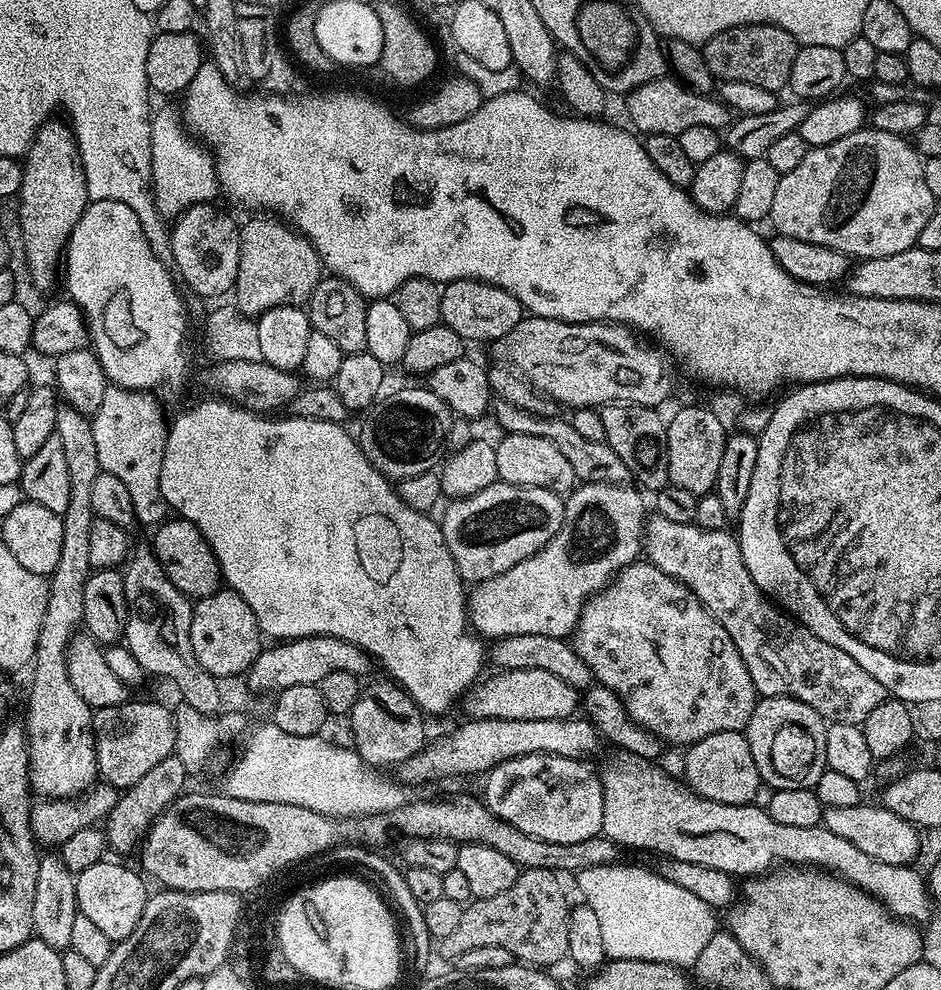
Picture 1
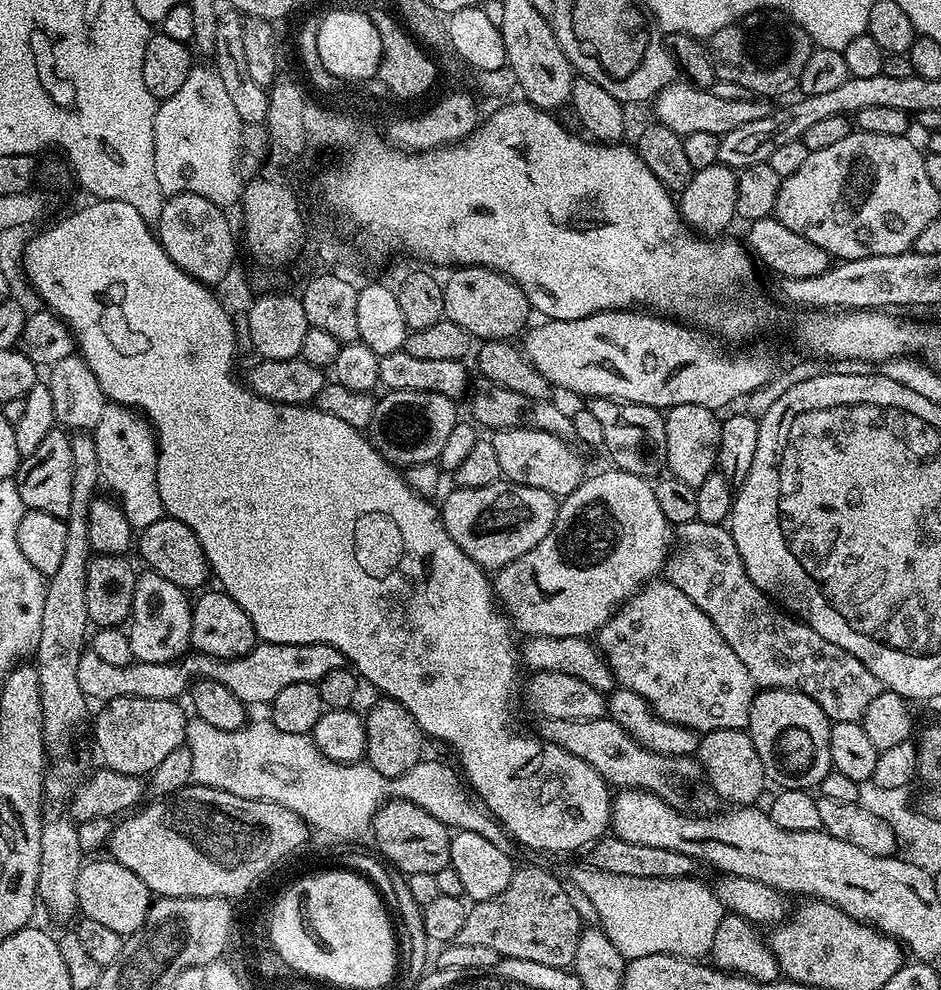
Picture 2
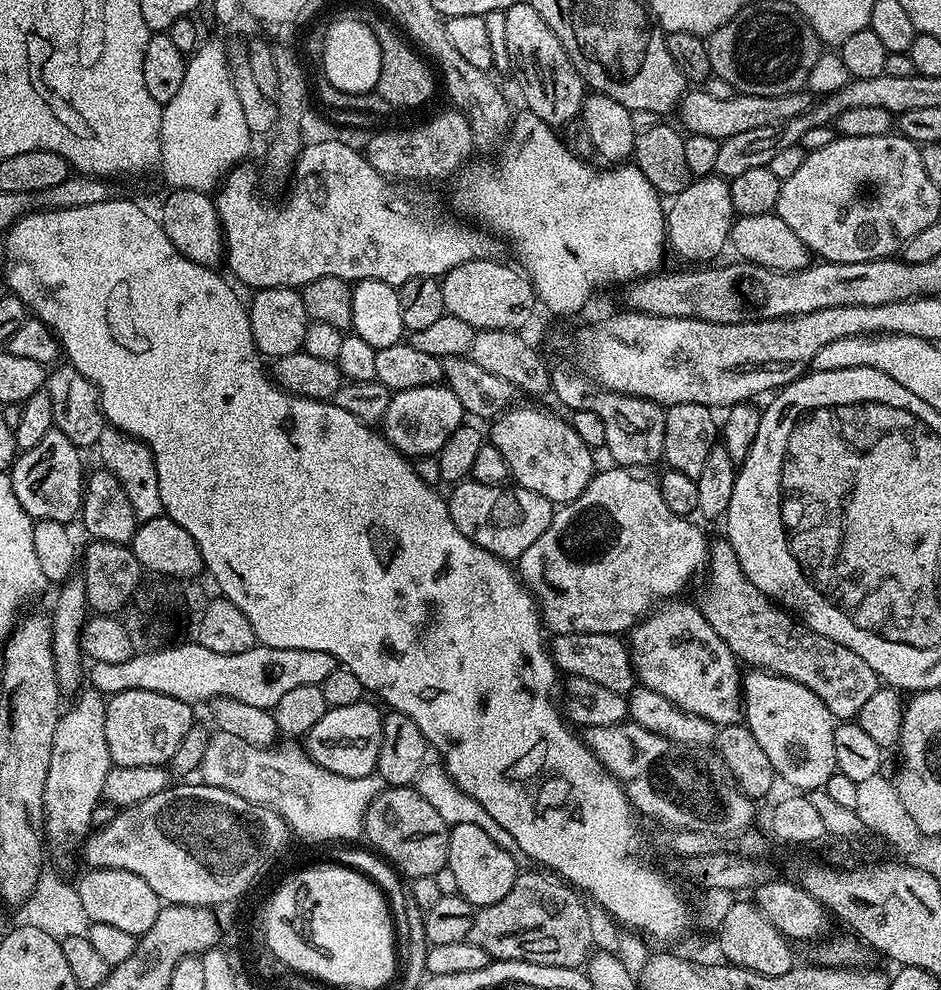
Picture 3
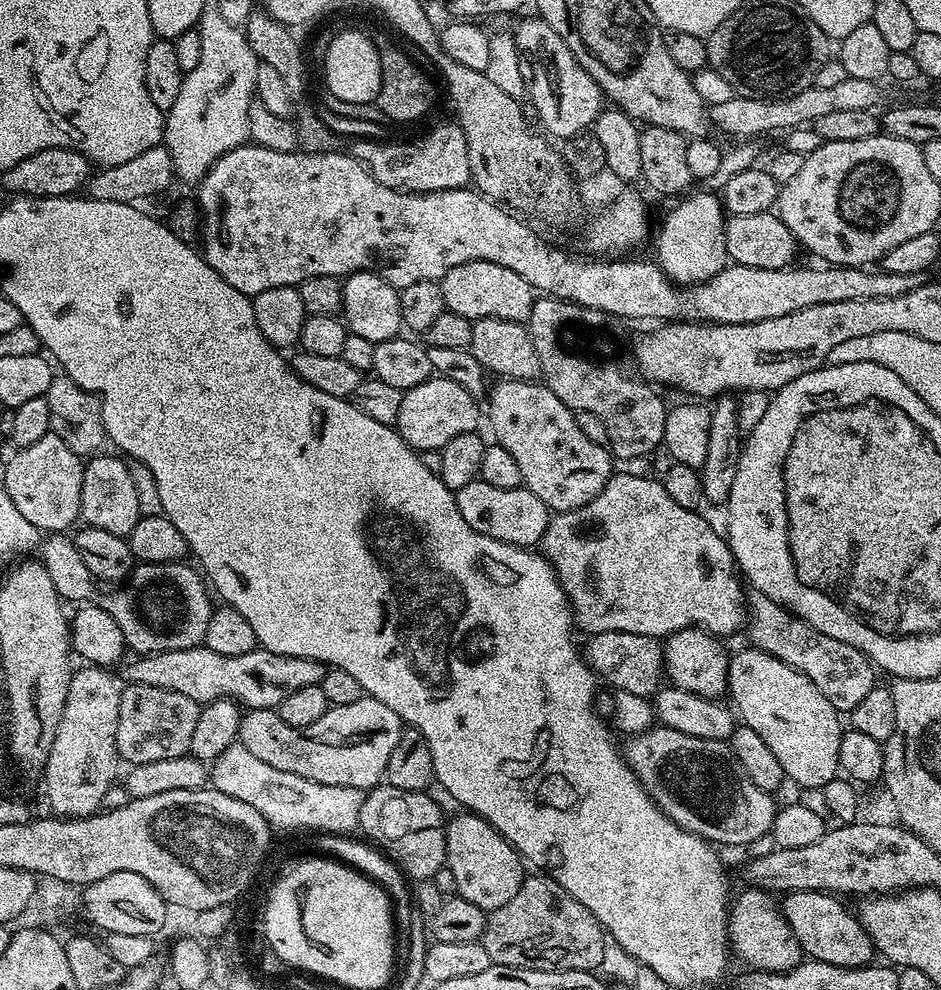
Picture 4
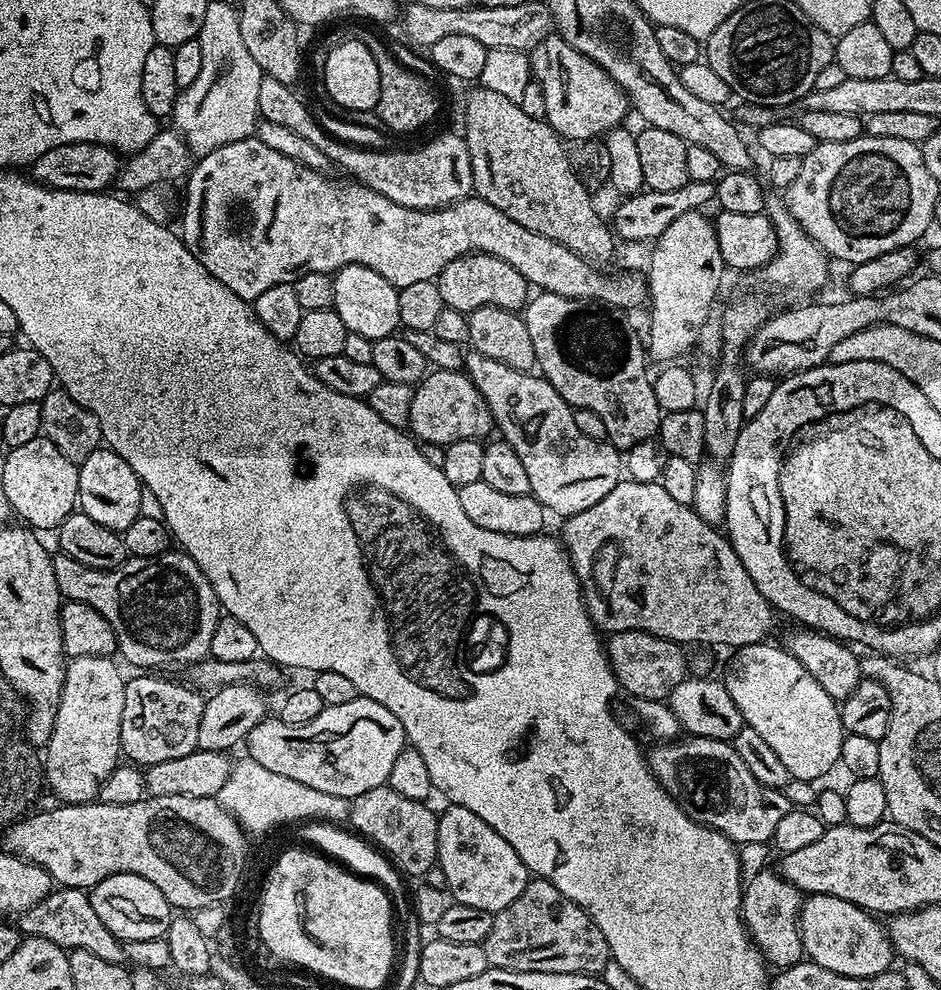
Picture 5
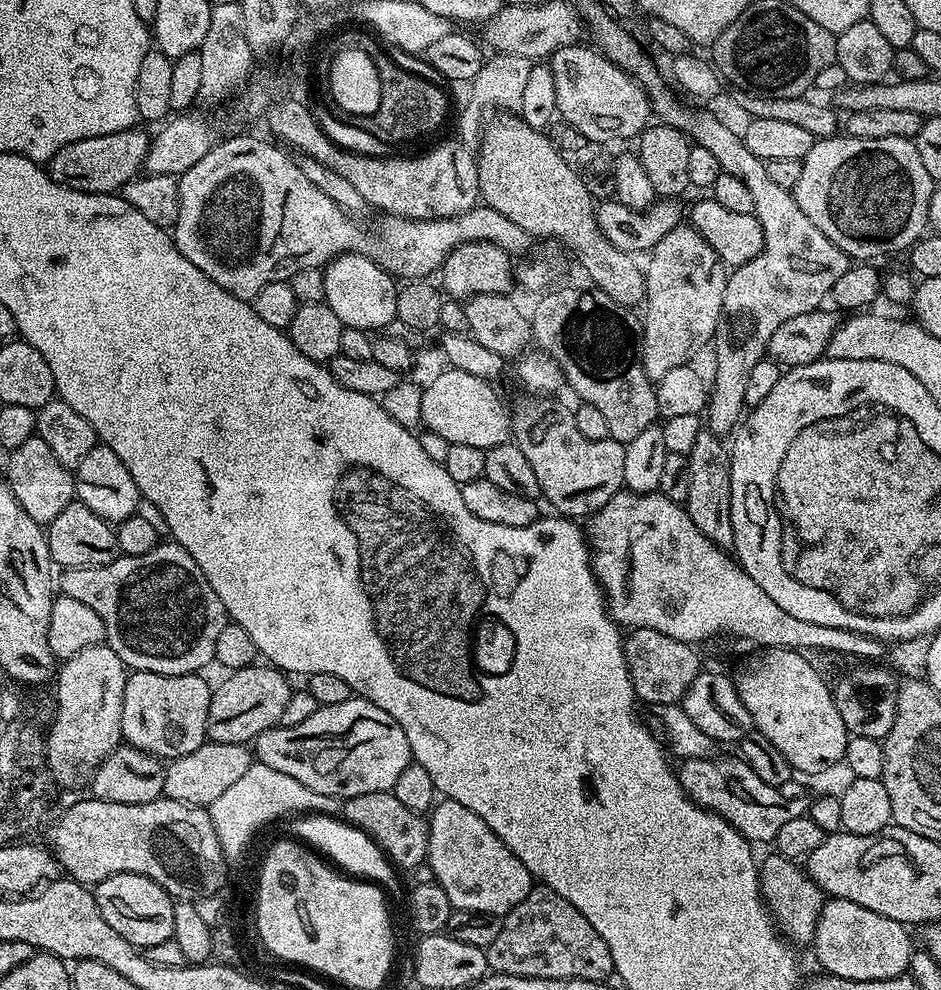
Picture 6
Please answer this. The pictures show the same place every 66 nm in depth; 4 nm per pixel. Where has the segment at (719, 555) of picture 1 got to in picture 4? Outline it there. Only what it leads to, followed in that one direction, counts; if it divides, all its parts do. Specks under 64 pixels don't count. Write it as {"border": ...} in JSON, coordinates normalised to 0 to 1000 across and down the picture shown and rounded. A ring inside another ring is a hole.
{"border":[[[800,597],[793,606],[793,639],[794,649],[800,655],[818,661],[835,673],[844,673],[886,713],[894,721],[903,721],[920,701],[925,701],[927,695],[932,694],[932,676],[927,668],[921,667],[916,660],[908,657],[908,653],[899,653],[899,648],[891,648],[891,644],[882,644],[882,640],[874,640],[874,636],[865,636],[855,626],[837,618],[830,610],[824,610],[814,600]]]}

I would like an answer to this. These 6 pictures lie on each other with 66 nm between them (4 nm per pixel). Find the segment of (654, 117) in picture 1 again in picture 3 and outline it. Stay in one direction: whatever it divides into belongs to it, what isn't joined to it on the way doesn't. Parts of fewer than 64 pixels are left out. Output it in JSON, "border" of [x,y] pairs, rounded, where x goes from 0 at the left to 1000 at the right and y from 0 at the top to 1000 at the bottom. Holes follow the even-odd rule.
{"border":[[[731,91],[721,106],[724,121],[722,124],[728,134],[750,135],[750,139],[767,142],[793,131],[806,131],[806,127],[832,127],[840,119],[848,119],[853,113],[859,112],[864,104],[864,98],[854,91],[830,97],[807,97],[789,93],[779,95],[776,99],[759,99],[750,91]]]}

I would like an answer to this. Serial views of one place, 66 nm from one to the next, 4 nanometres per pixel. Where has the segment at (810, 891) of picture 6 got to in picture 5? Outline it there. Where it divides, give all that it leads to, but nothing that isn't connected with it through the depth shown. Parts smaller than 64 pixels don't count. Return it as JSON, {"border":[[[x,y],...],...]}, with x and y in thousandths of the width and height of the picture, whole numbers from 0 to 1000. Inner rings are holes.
{"border":[[[828,880],[803,881],[790,890],[791,902],[786,923],[791,926],[799,953],[807,958],[813,971],[826,979],[832,980],[851,973],[855,969],[853,948],[850,946],[851,902],[844,894],[830,887]]]}

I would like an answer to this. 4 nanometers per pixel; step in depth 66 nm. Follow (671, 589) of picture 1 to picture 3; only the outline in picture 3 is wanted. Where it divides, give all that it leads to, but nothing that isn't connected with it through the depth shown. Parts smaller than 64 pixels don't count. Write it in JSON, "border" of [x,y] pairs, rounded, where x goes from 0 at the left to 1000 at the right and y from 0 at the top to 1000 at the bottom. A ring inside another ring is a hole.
{"border":[[[715,604],[693,615],[675,634],[671,635],[670,658],[676,686],[681,692],[704,701],[716,713],[733,721],[742,721],[756,731],[785,731],[789,727],[789,675],[776,653],[750,628],[743,613],[738,609],[726,610],[726,605]]]}

